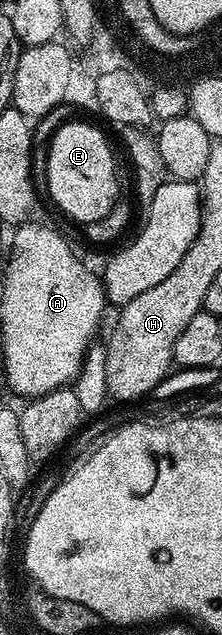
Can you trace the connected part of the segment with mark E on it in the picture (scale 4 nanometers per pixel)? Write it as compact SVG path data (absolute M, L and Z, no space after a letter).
M66 123L55 133L50 143L50 156L46 159L46 187L50 190L51 201L79 225L100 221L100 217L104 217L104 213L108 213L108 209L119 202L118 171L114 168L114 155L100 128L90 123Z

